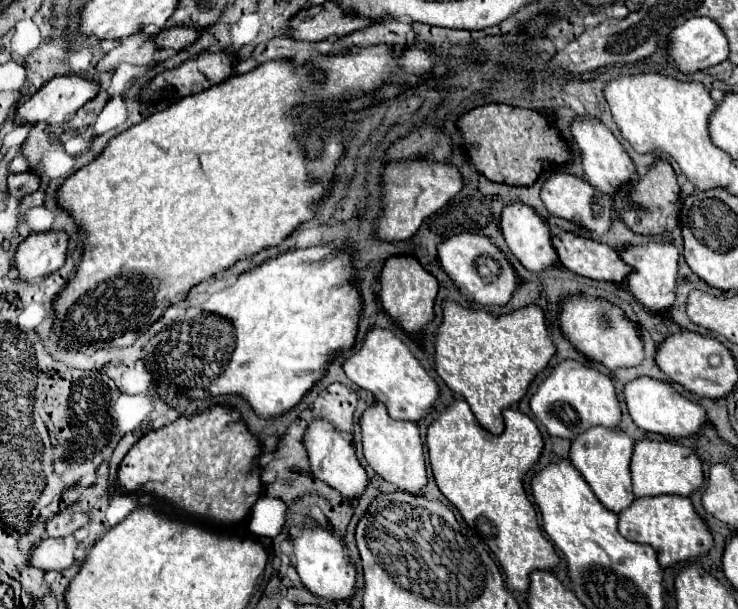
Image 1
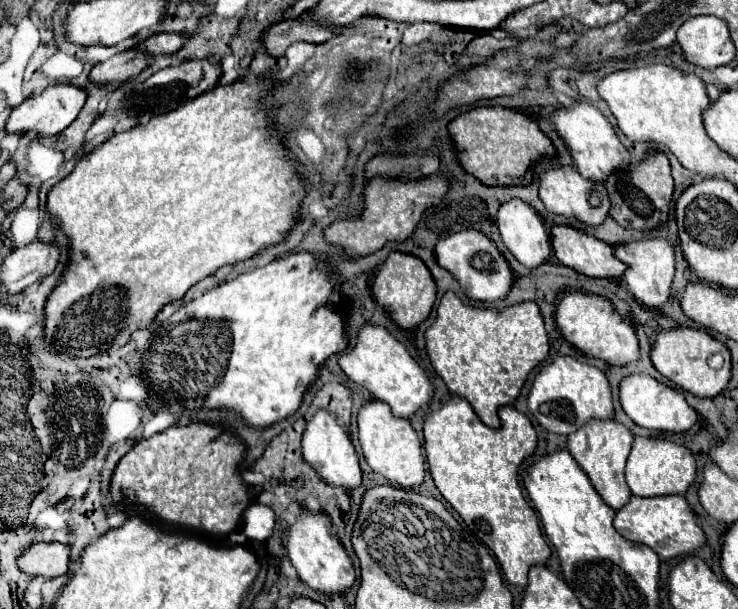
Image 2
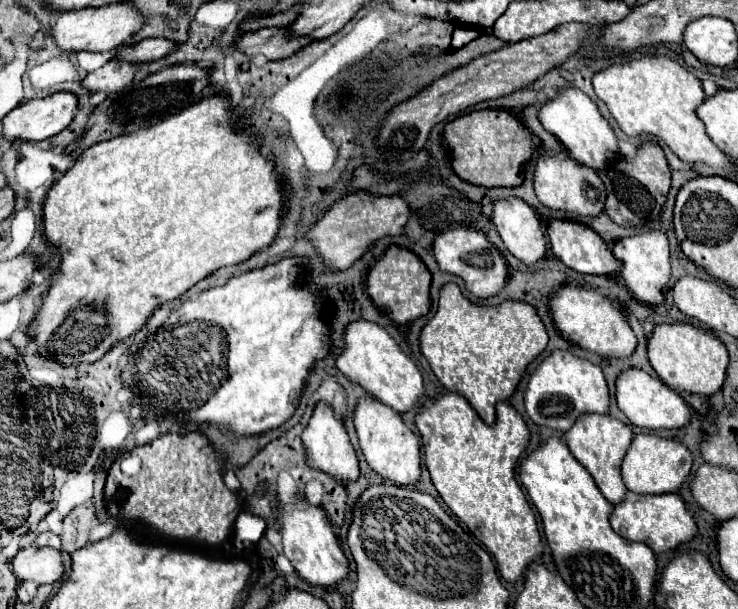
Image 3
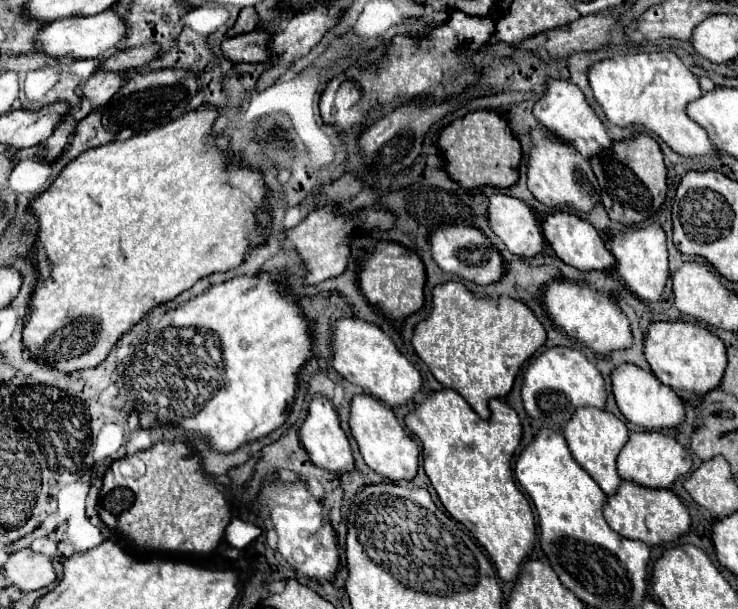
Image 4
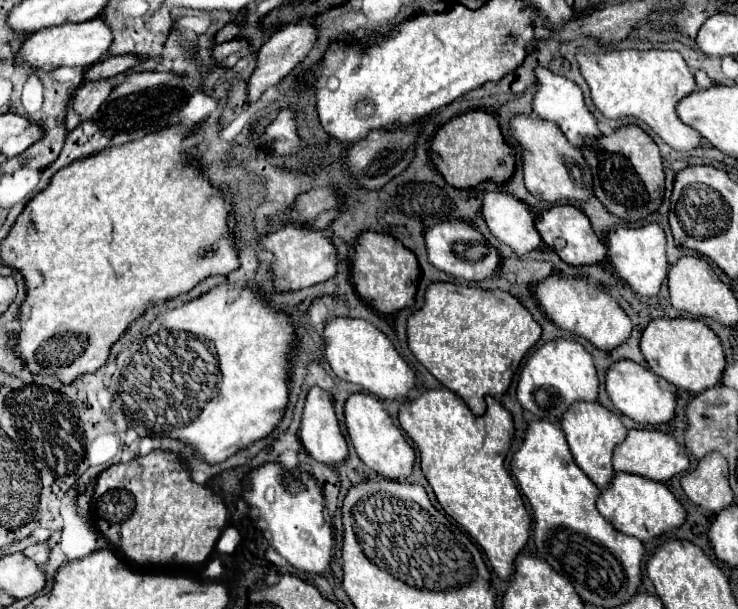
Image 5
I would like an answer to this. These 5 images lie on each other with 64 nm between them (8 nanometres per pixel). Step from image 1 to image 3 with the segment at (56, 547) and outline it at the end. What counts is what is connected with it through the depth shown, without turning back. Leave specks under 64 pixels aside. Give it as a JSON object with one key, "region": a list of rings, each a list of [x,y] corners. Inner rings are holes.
{"region":[[[28,546],[14,556],[12,572],[20,584],[36,582],[38,586],[42,586],[42,584],[54,584],[56,580],[60,580],[64,568],[62,568],[62,558],[58,550]]]}

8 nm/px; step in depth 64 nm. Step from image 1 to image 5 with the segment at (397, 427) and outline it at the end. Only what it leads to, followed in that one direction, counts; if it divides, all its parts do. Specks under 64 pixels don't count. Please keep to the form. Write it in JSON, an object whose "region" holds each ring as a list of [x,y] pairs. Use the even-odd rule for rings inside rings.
{"region":[[[358,392],[352,394],[346,404],[344,404],[344,416],[346,416],[346,428],[348,428],[348,436],[350,442],[358,454],[358,458],[372,468],[374,472],[378,472],[384,478],[406,478],[412,472],[412,464],[414,464],[414,448],[404,440],[402,430],[394,426],[392,418],[386,414],[386,410],[382,408],[382,402],[378,398],[374,398],[372,394],[366,392]]]}

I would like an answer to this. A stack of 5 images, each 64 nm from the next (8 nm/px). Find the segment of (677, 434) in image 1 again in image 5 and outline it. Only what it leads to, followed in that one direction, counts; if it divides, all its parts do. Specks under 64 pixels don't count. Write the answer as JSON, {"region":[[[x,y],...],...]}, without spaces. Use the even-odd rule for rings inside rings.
{"region":[[[618,360],[614,362],[606,372],[606,392],[612,400],[612,404],[626,414],[628,418],[640,422],[640,424],[662,424],[670,422],[674,416],[674,392],[672,386],[656,376],[650,368],[634,362],[634,360]]]}

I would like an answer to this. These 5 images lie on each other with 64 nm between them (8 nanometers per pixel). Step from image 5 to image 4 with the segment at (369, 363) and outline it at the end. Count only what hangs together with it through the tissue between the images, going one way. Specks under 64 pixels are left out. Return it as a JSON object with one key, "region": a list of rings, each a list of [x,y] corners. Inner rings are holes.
{"region":[[[340,318],[332,324],[332,368],[348,382],[362,386],[362,390],[388,406],[400,406],[414,398],[422,386],[420,372],[398,352],[394,342],[376,324],[360,318]]]}

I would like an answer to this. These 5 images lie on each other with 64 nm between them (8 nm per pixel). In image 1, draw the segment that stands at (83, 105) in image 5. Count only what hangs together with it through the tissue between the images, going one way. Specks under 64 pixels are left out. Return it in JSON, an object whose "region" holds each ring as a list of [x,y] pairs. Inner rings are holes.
{"region":[[[134,34],[130,40],[126,40],[124,44],[120,44],[118,48],[114,48],[112,52],[108,52],[98,64],[96,70],[100,74],[108,72],[114,74],[118,70],[120,64],[132,64],[132,66],[148,66],[152,62],[152,56],[156,52],[156,44],[152,40],[152,36],[142,36],[142,34]]]}

